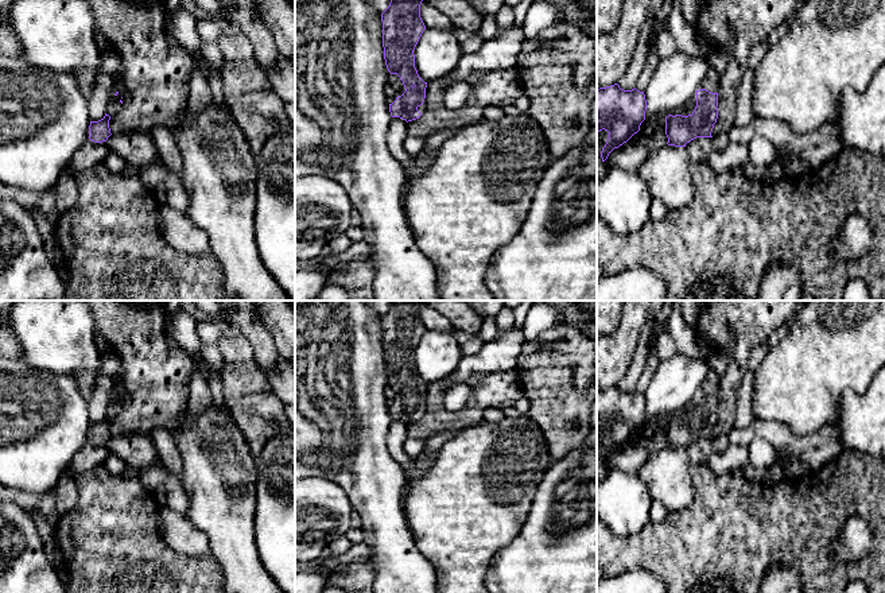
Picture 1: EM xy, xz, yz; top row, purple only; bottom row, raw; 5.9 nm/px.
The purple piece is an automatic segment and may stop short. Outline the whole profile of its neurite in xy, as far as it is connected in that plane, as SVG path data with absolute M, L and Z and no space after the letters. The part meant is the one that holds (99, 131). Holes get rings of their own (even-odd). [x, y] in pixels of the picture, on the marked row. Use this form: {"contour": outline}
{"contour": "M105 113L105 116L98 121L90 121L89 125L89 139L94 143L106 142L112 135L109 128L110 116Z"}

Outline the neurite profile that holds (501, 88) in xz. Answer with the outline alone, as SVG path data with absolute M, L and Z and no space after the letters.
M515 67L484 74L477 84L470 85L470 89L471 97L463 106L449 109L443 101L442 80L428 82L426 112L419 119L407 123L408 135L426 139L442 129L462 129L482 121L485 108L512 105L523 94Z

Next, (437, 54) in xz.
M457 27L426 28L414 50L419 77L428 84L450 74L463 55L461 44L469 35Z

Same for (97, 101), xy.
M101 74L96 77L90 96L86 98L89 120L98 121L104 119L106 106L112 96L112 75Z

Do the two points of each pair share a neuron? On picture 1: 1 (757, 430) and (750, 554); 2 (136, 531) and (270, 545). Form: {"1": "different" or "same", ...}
{"1": "different", "2": "different"}

